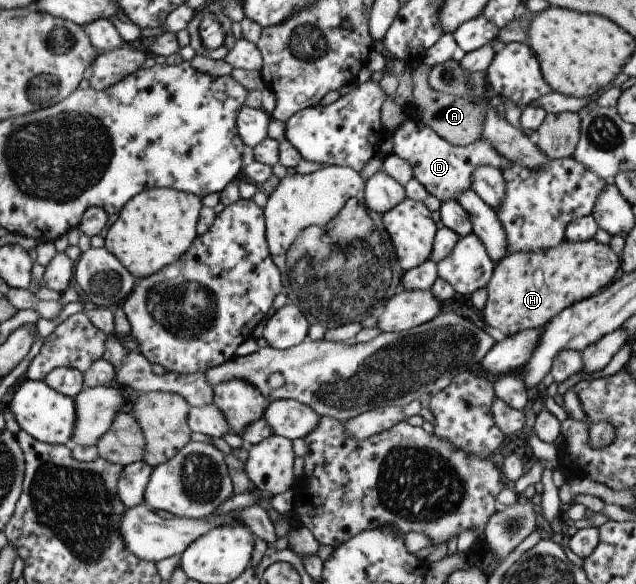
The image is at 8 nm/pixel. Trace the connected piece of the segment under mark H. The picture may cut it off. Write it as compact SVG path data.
M563 239L551 248L507 253L495 264L491 278L485 286L487 298L482 308L483 321L489 330L499 337L511 336L525 329L543 327L564 308L598 293L611 284L611 280L617 274L619 263L619 255L613 253L608 244L598 243L595 239L577 242Z

